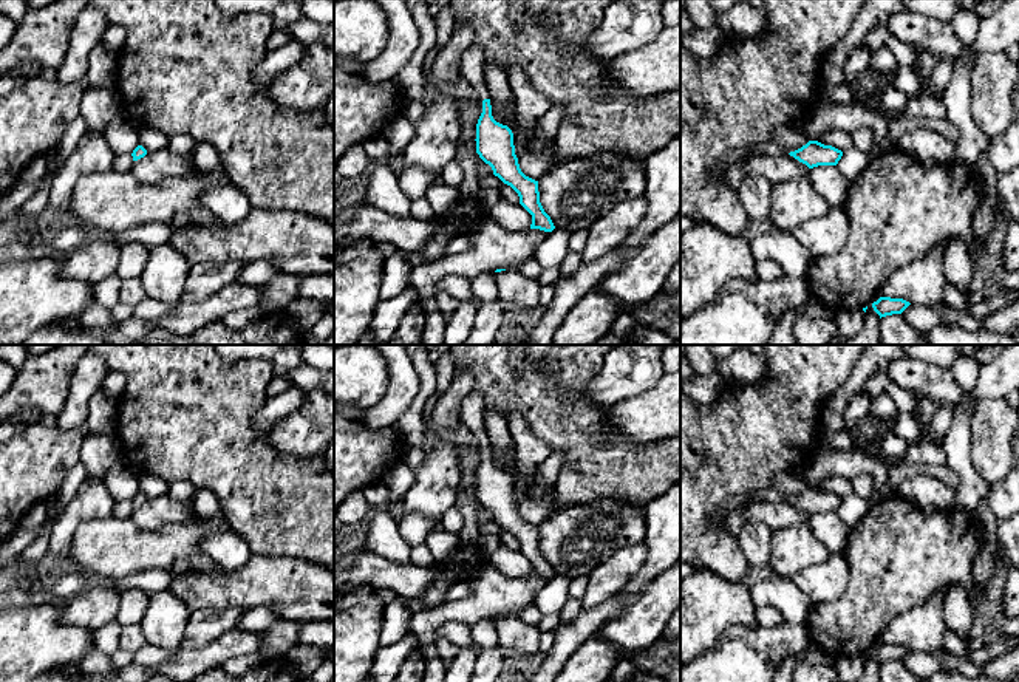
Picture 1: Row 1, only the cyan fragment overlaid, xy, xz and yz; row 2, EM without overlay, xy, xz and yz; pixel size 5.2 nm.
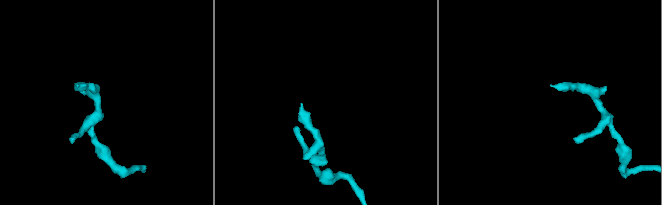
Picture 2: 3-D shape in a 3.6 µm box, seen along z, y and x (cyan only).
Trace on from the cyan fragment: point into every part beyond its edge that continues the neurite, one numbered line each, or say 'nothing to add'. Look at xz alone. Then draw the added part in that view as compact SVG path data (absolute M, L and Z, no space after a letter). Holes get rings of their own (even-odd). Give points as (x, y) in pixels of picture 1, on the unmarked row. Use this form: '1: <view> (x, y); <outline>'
1: xz (472, 407); M473 385L462 399L459 413L465 428L472 431L481 447L489 445L489 436L484 425L484 402L481 391Z

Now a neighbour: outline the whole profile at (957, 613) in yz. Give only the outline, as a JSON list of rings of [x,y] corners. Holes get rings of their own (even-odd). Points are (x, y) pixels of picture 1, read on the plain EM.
[[[954,586],[949,589],[945,598],[943,617],[948,629],[954,631],[962,640],[971,642],[974,612],[963,588]]]

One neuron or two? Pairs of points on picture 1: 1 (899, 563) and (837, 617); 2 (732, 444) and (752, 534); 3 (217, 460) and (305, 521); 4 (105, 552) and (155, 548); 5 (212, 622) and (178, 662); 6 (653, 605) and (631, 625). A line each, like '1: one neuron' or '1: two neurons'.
1: one neuron
2: two neurons
3: one neuron
4: one neuron
5: two neurons
6: one neuron

